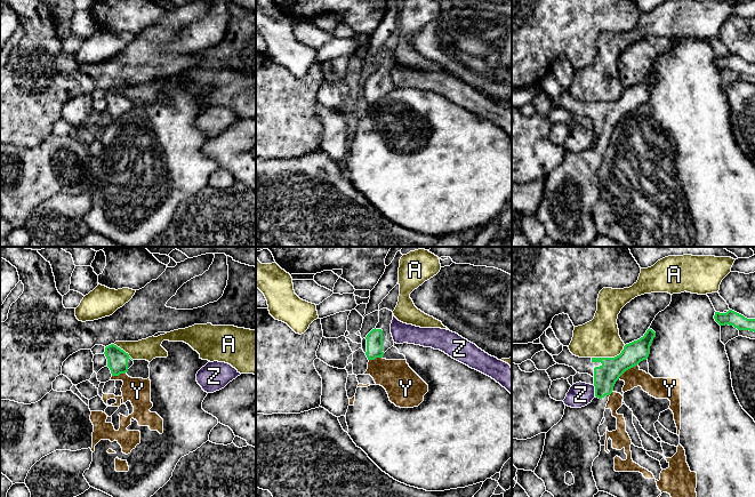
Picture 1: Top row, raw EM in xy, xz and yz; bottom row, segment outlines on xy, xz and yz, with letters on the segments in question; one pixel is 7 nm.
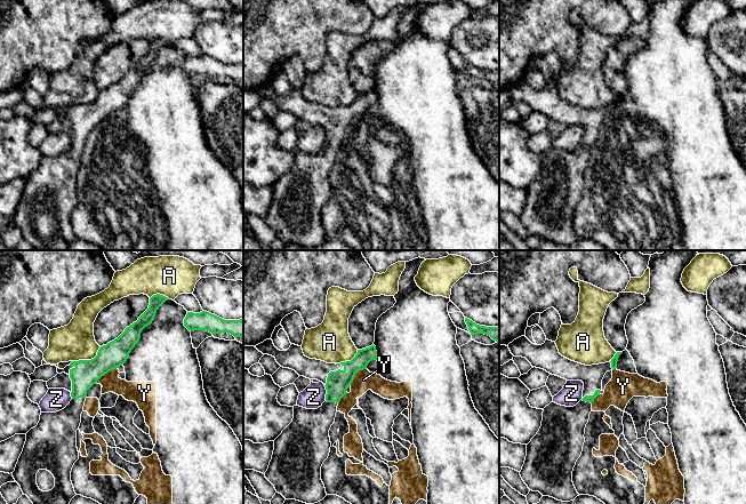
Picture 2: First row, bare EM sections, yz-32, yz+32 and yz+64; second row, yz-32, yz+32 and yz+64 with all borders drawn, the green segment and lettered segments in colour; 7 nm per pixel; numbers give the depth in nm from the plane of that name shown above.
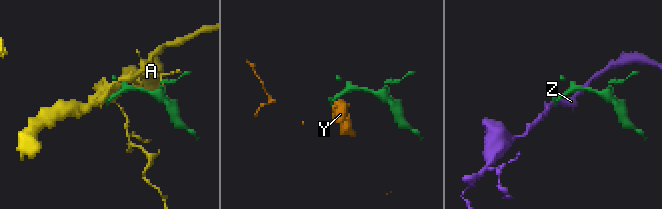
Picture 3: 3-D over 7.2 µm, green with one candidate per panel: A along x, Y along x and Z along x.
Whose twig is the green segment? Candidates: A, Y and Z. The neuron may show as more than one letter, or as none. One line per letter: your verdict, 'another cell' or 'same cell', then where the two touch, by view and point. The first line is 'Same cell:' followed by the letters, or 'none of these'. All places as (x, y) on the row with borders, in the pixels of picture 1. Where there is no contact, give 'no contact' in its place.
Same cell: none of these
A: another cell; meets green in yz at (609, 358)
Y: another cell; meets green in yz at (627, 369)
Z: another cell; meets green in yz at (595, 391)

